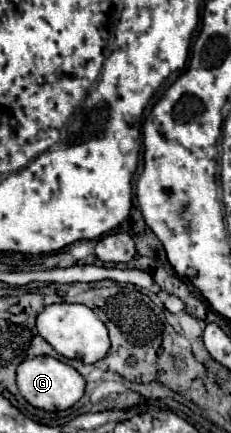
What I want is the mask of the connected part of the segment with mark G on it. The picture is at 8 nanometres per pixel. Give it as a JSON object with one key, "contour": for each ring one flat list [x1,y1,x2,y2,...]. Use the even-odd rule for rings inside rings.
{"contour":[[54,357,26,359,18,367,18,391,32,407,38,407,44,411,70,409,84,395,84,385,86,385,84,377,74,367,70,367,68,363,62,363]]}

